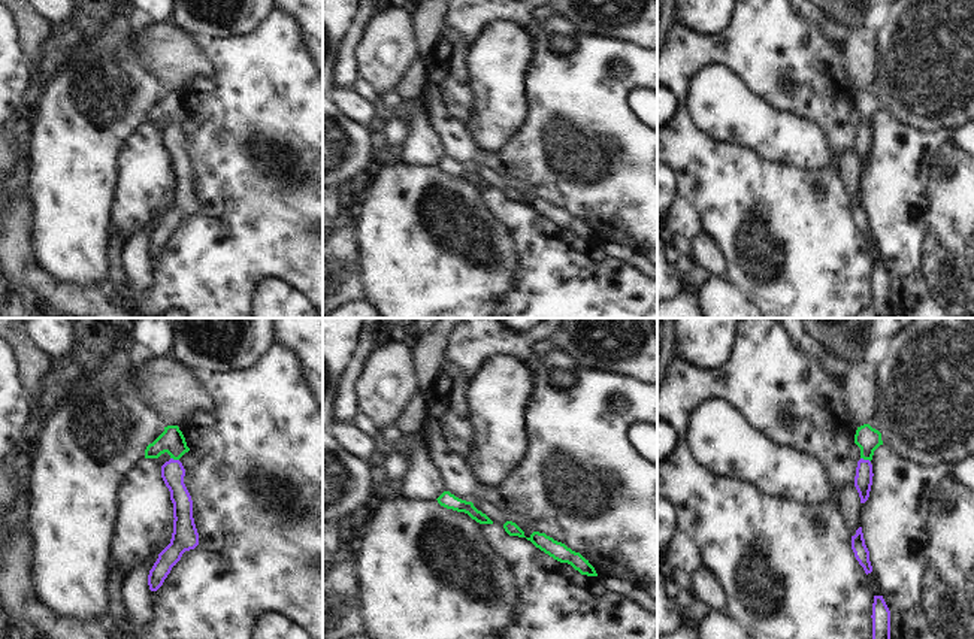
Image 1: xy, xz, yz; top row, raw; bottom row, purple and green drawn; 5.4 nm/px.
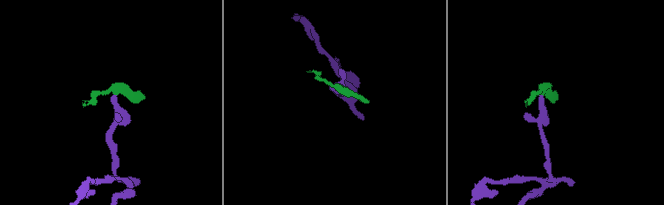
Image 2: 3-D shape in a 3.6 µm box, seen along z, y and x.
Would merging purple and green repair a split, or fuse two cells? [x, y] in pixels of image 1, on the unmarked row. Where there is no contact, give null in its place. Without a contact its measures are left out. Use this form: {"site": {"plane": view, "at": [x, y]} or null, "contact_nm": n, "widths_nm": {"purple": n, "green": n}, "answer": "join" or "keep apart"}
{"site": {"plane": "yz", "at": [865, 126]}, "contact_nm": 60, "widths_nm": {"purple": 100, "green": 140}, "answer": "join"}

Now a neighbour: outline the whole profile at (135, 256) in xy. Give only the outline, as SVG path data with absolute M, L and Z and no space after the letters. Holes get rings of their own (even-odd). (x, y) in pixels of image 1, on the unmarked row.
M160 212L151 215L149 222L133 236L124 240L120 254L122 270L130 288L134 293L145 293L152 287L152 266L149 263L148 240L157 227Z

